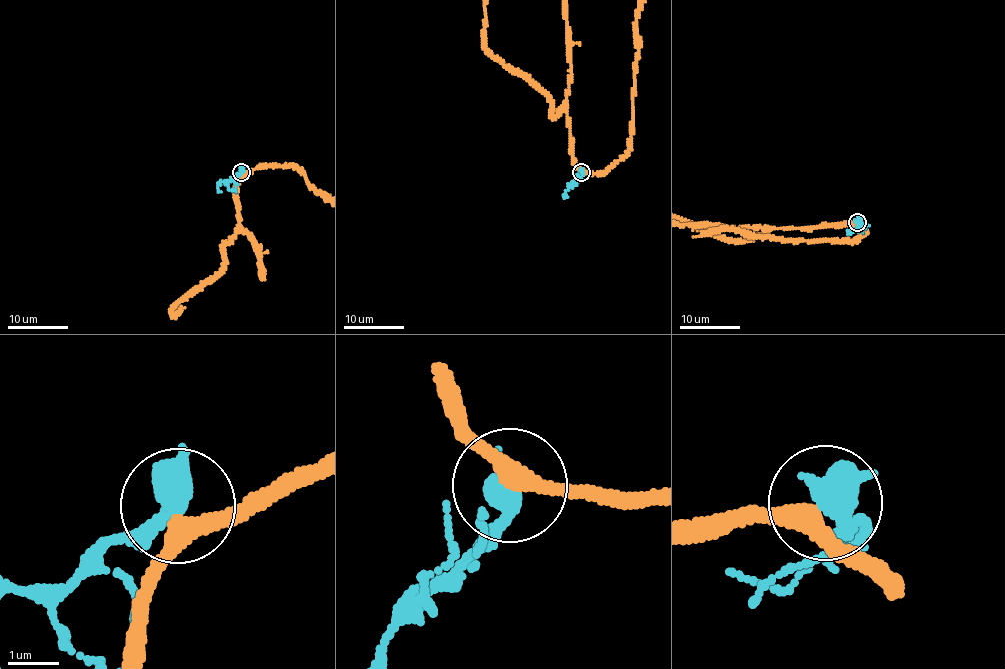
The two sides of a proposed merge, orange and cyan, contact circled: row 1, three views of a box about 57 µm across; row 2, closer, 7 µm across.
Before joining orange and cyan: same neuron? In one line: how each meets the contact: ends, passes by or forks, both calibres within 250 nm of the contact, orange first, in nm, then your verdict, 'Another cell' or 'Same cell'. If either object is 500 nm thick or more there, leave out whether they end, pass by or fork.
Thickness 320 nm (orange) against 650 nm. Another cell

